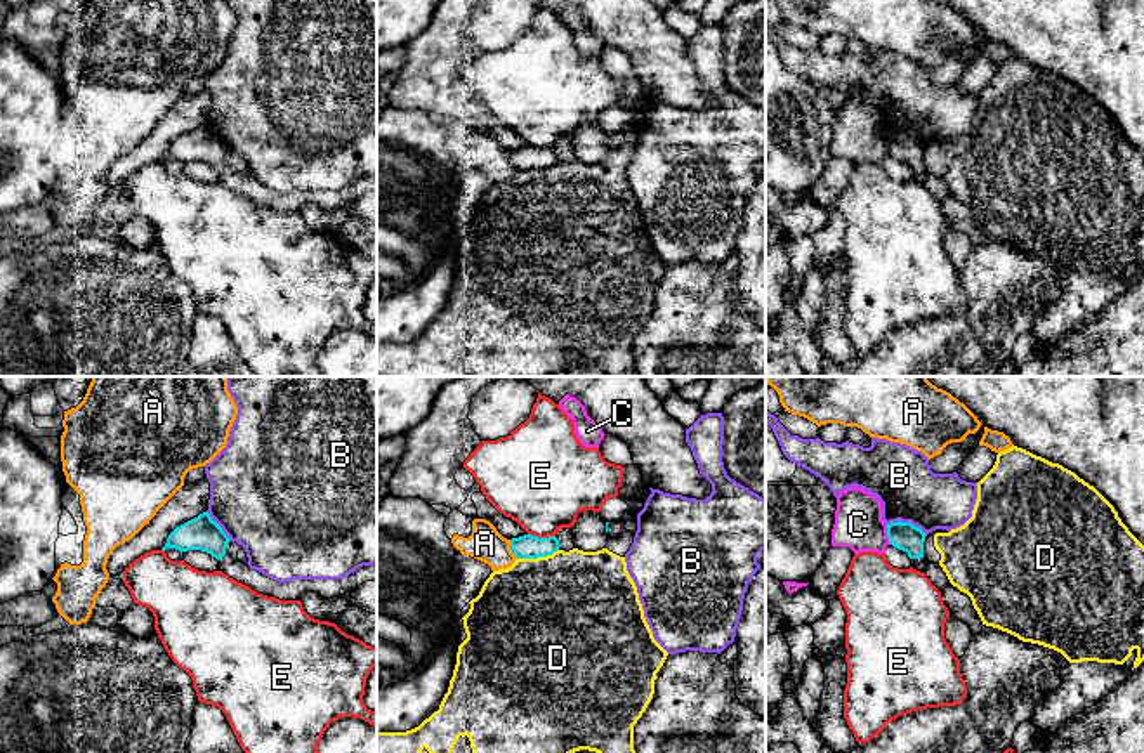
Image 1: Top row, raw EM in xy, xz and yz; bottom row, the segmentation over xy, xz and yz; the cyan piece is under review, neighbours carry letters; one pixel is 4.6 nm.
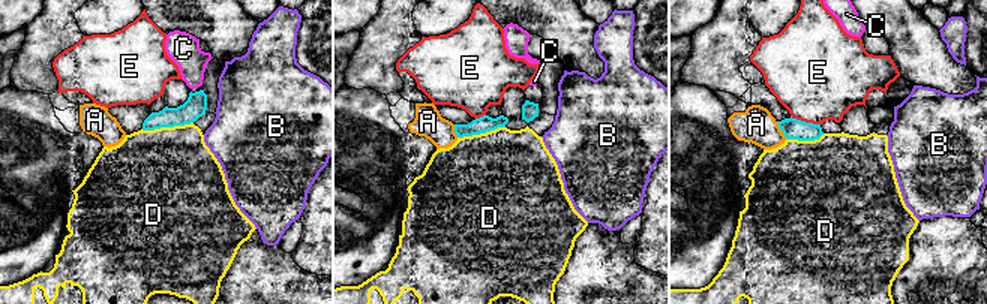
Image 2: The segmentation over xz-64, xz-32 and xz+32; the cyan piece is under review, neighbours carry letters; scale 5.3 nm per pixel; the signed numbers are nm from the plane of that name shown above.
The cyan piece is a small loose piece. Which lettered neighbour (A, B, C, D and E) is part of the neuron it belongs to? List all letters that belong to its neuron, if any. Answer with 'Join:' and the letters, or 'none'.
Join: none

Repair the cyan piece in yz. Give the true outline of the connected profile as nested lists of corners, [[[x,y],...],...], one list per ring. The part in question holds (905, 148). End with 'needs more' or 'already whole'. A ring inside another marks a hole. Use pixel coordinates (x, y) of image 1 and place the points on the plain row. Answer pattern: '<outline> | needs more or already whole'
[[[891,134],[887,135],[887,149],[889,156],[892,156],[897,161],[903,161],[911,170],[913,180],[925,184],[925,179],[929,177],[929,172],[924,167],[924,153],[925,144],[913,137],[911,134]]] | needs more

